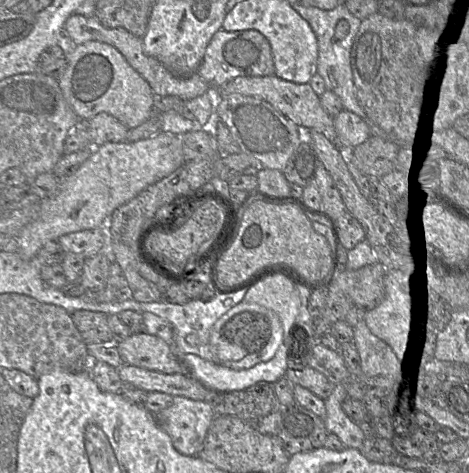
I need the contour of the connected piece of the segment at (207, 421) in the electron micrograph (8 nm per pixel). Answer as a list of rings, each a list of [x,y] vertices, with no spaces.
[[[172,397],[172,403],[167,408],[154,413],[156,422],[180,454],[195,456],[215,417],[214,410],[208,402]]]

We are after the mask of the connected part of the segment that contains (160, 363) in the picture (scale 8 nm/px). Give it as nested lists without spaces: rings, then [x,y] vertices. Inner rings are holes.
[[[147,332],[133,333],[124,341],[116,345],[123,364],[153,370],[165,374],[188,374],[190,371],[185,365],[178,362],[178,355],[173,346],[158,336]]]

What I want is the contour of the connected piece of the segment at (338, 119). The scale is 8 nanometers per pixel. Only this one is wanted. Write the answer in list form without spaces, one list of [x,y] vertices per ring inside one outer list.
[[[342,110],[333,117],[337,133],[337,145],[344,151],[363,143],[370,136],[370,129],[366,122],[348,110]]]

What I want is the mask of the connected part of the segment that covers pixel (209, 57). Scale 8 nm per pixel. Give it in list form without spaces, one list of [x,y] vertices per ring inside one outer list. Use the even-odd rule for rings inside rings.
[[[221,29],[213,35],[207,45],[197,73],[215,88],[220,88],[237,77],[275,75],[270,43],[257,30],[228,32]]]

